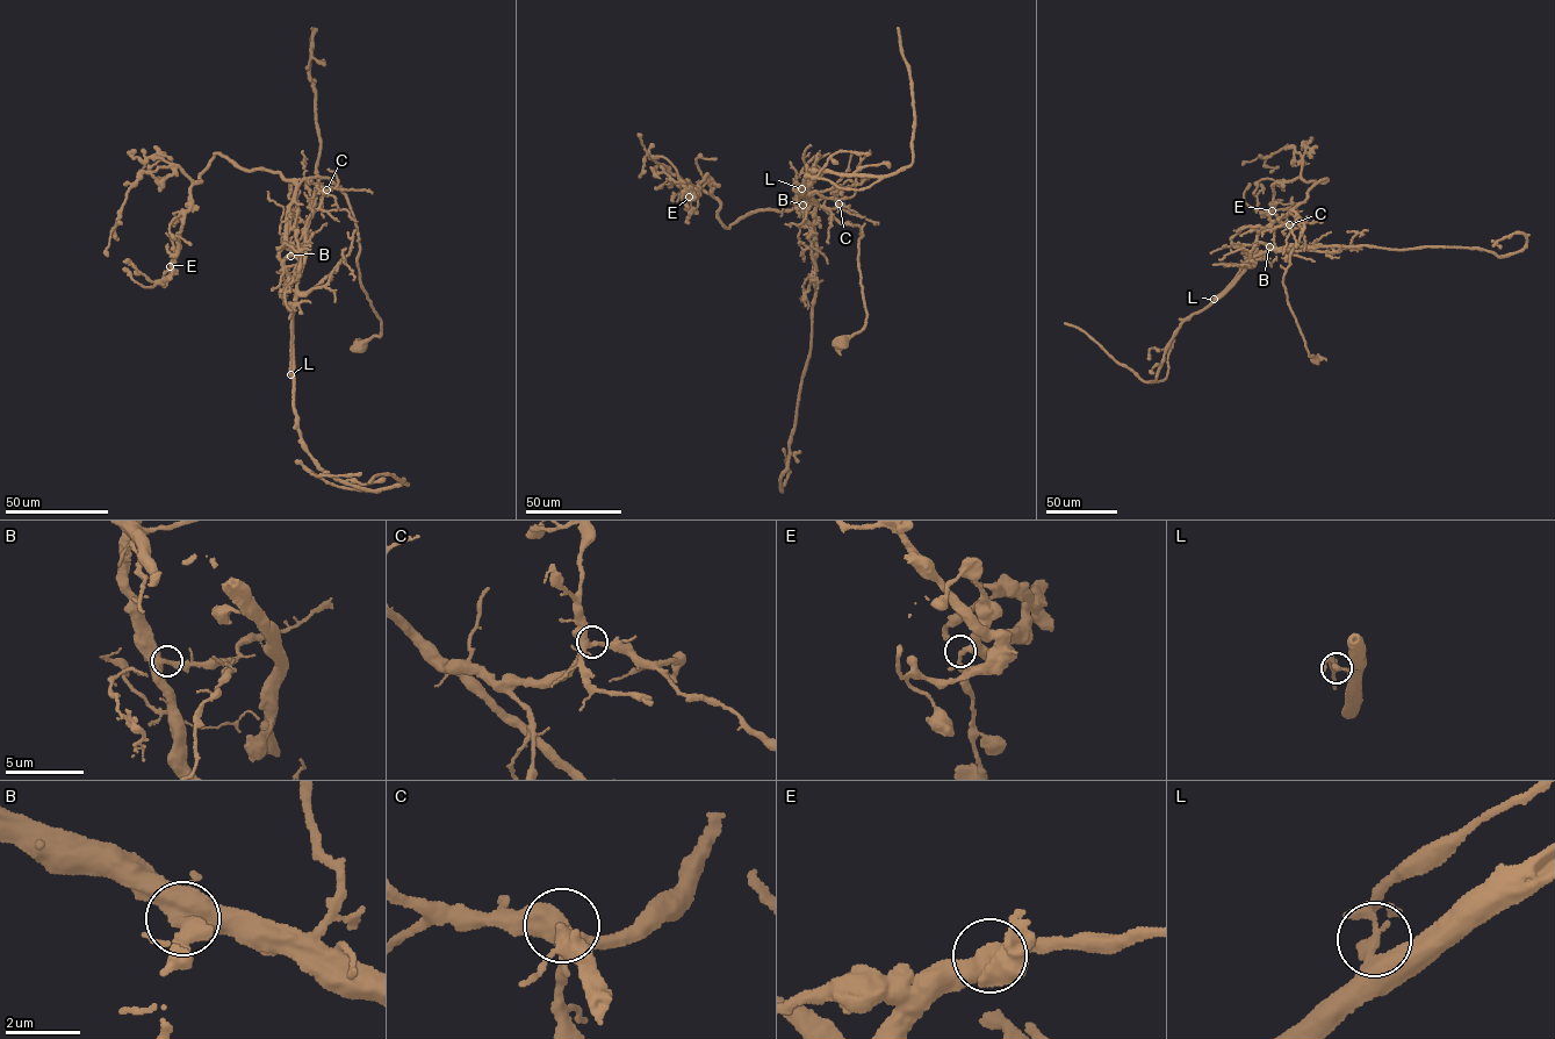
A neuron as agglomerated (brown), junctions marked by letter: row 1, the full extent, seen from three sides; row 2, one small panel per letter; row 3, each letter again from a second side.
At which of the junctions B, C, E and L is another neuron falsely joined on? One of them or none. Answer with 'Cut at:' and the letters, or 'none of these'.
Cut at: L

